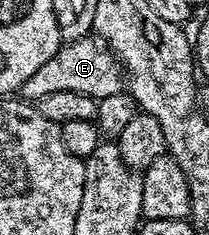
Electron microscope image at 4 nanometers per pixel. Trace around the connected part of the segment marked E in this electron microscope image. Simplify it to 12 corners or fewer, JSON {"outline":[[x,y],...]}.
{"outline":[[106,42],[59,46],[25,81],[24,100],[124,90],[125,72]]}

